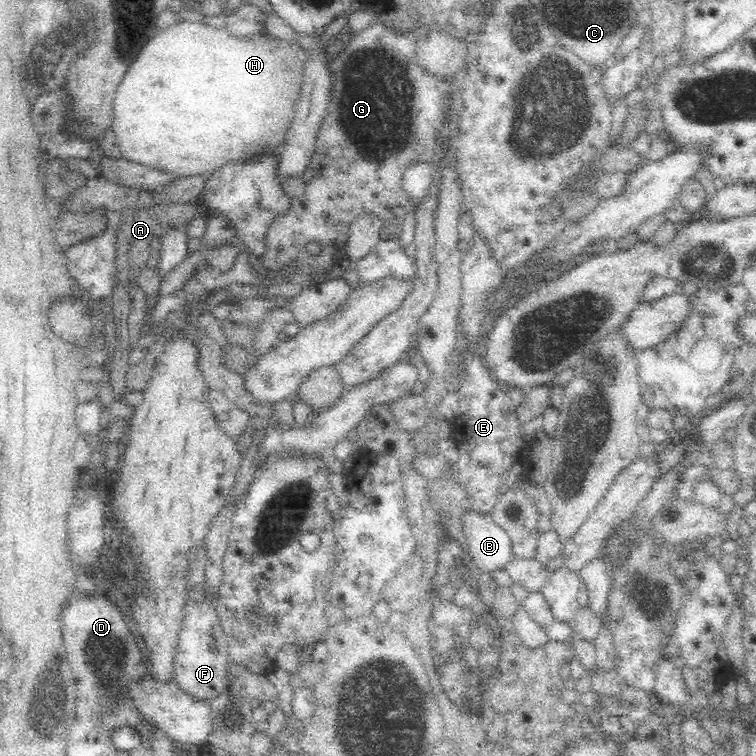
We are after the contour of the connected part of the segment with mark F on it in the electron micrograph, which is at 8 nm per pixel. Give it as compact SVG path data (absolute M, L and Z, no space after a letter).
M192 586L190 604L186 608L187 616L180 630L180 640L176 646L175 675L173 680L181 691L195 700L208 702L218 696L227 686L227 640L220 630L220 621L215 613L203 601L203 589Z

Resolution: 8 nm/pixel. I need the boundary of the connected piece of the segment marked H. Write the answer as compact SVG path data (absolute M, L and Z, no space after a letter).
M193 15L181 17L166 17L153 30L152 36L142 43L133 53L132 62L128 64L122 73L118 84L115 86L112 97L112 136L116 142L116 150L120 151L124 160L140 166L148 166L162 171L174 173L178 177L208 173L212 174L220 166L224 166L228 160L254 158L261 154L266 148L280 148L285 137L285 130L288 128L293 117L293 106L297 101L301 89L300 64L302 50L297 49L294 44L279 40L271 40L267 36L262 38L238 38L230 35L219 23L214 20L196 20Z

